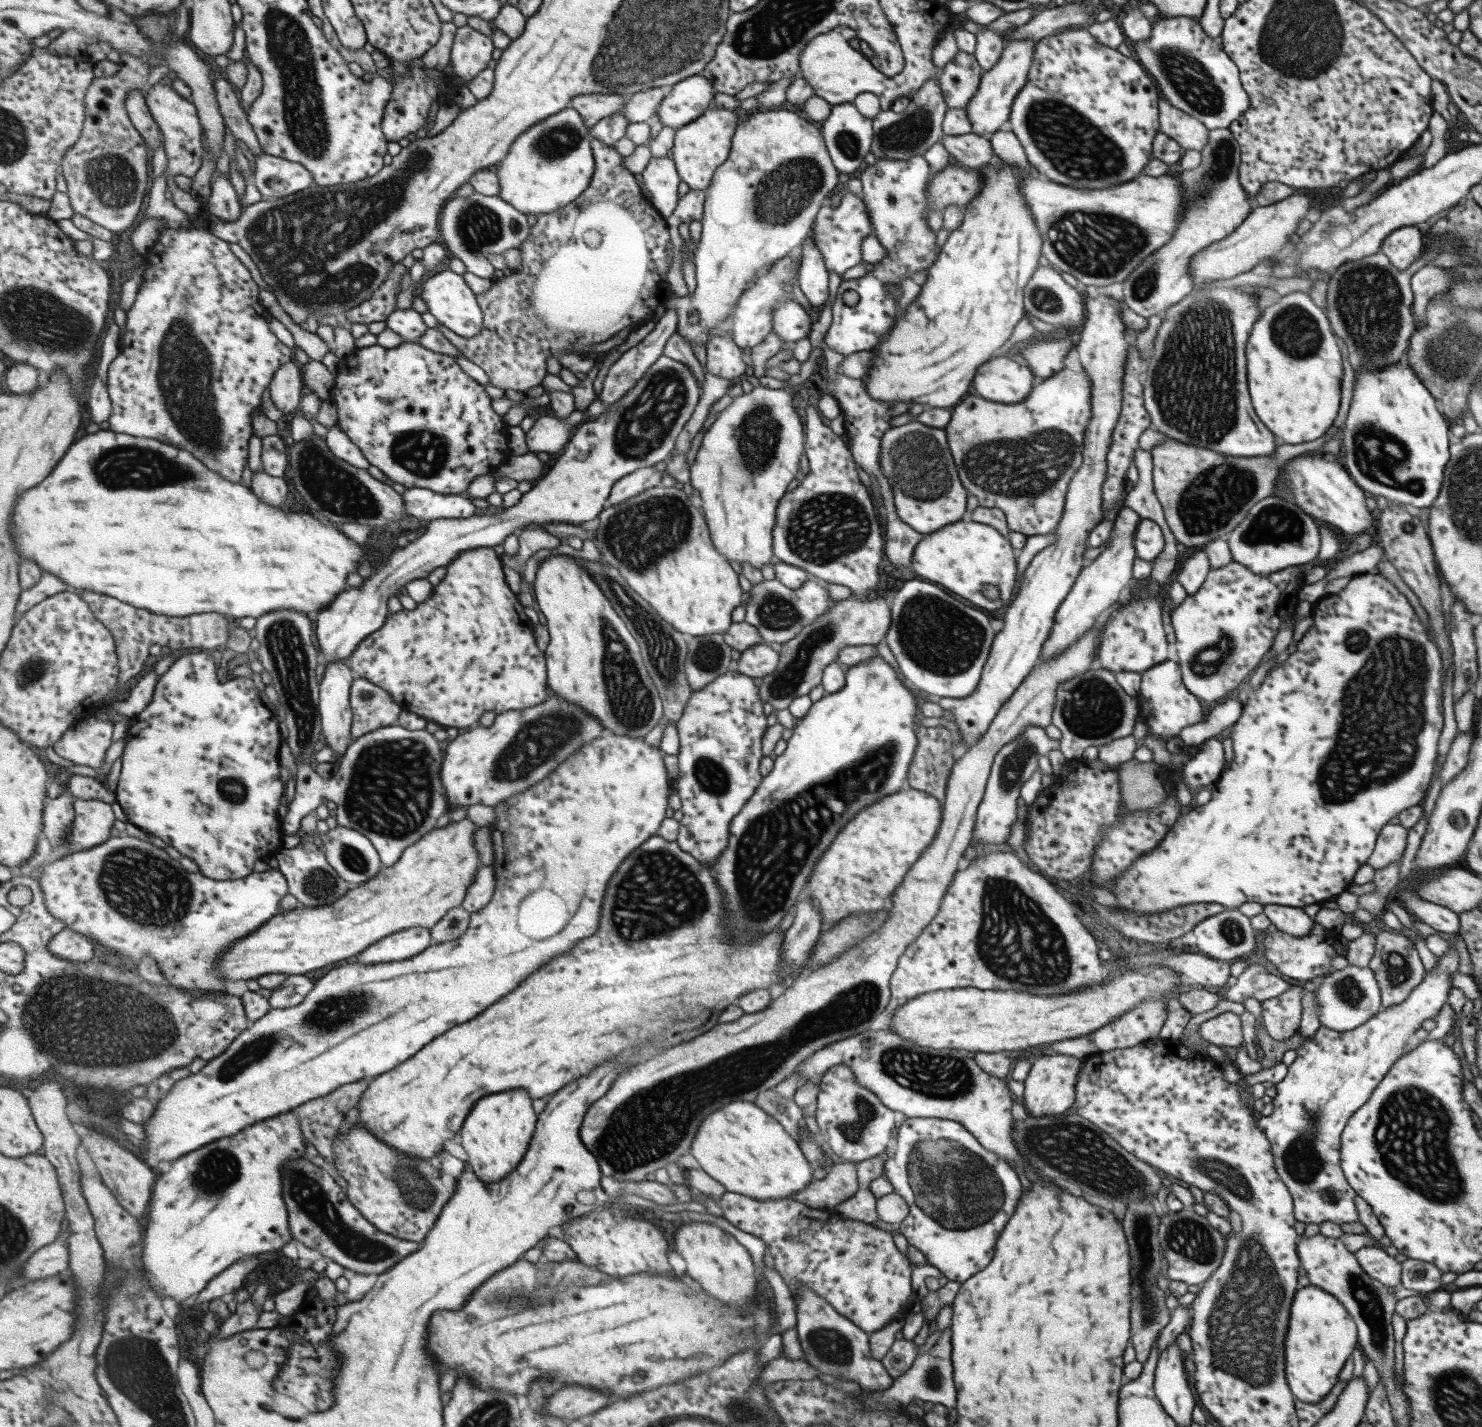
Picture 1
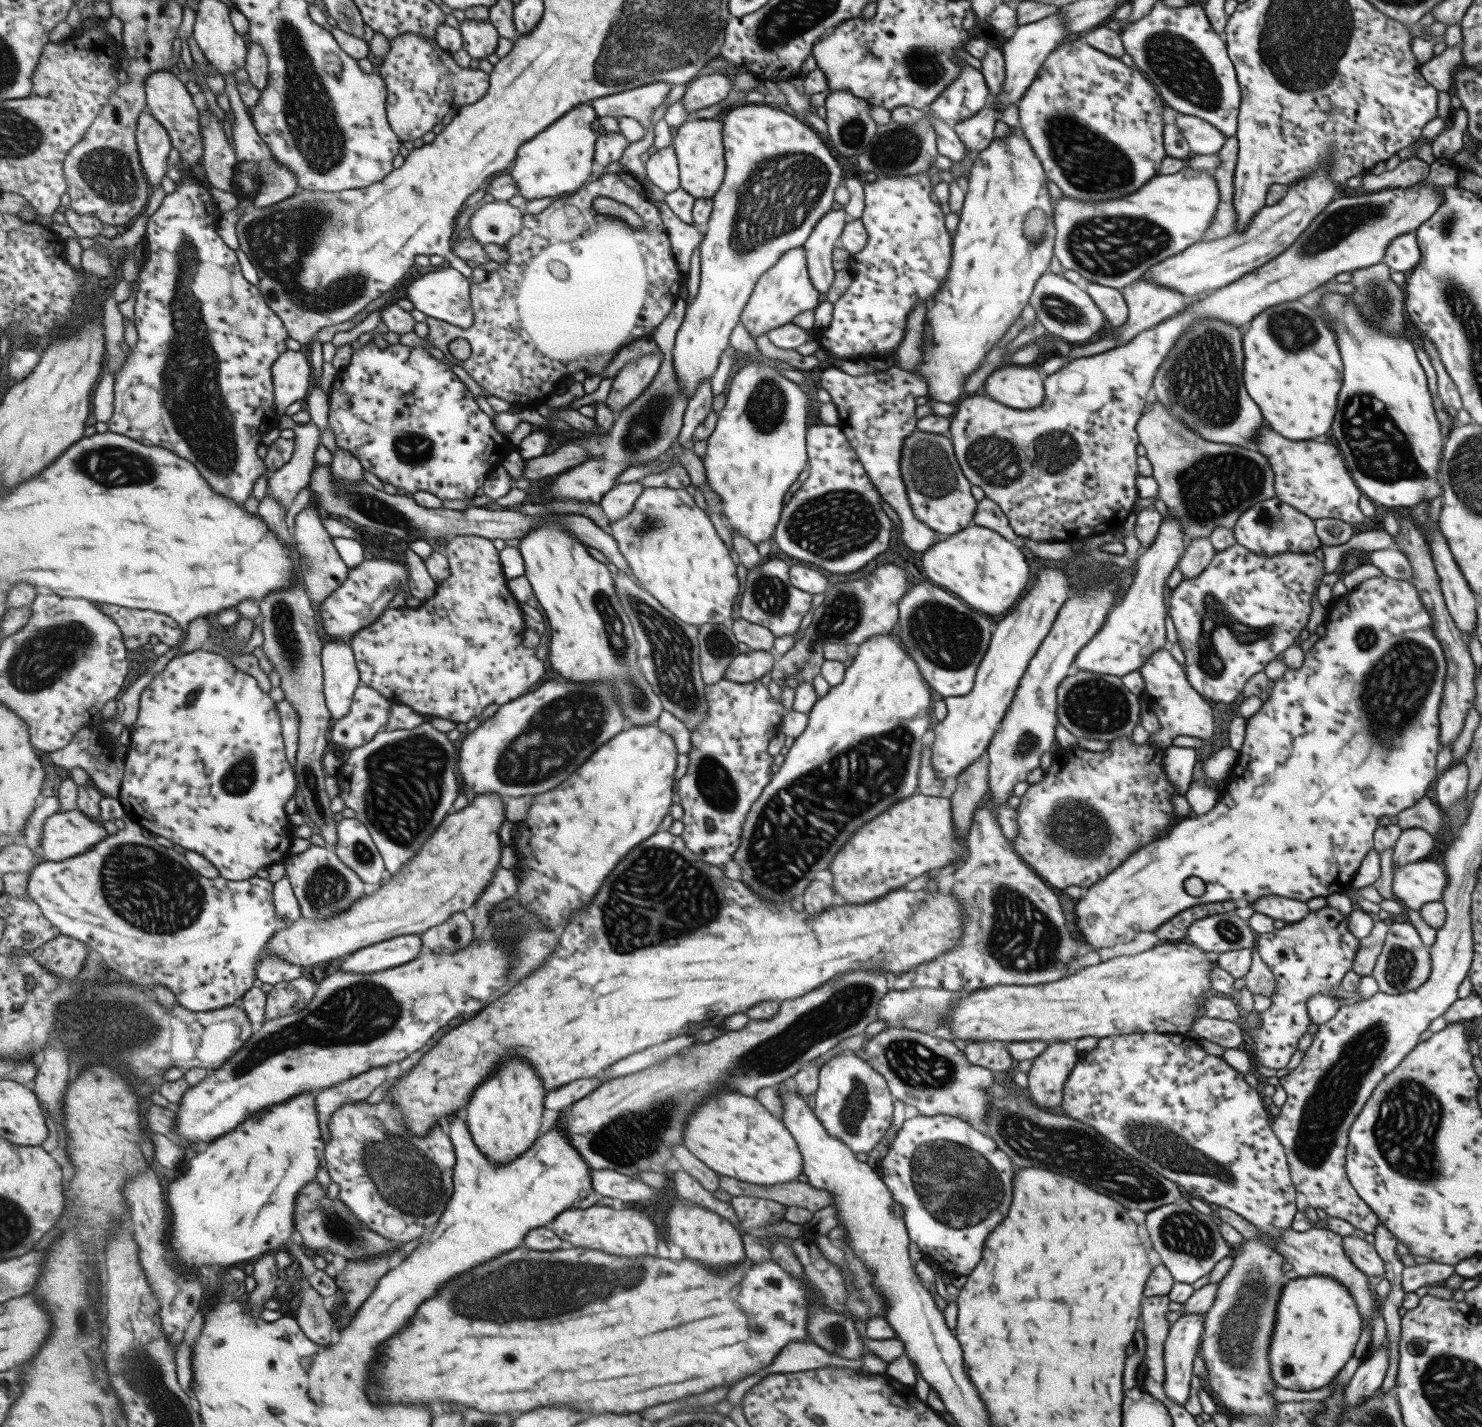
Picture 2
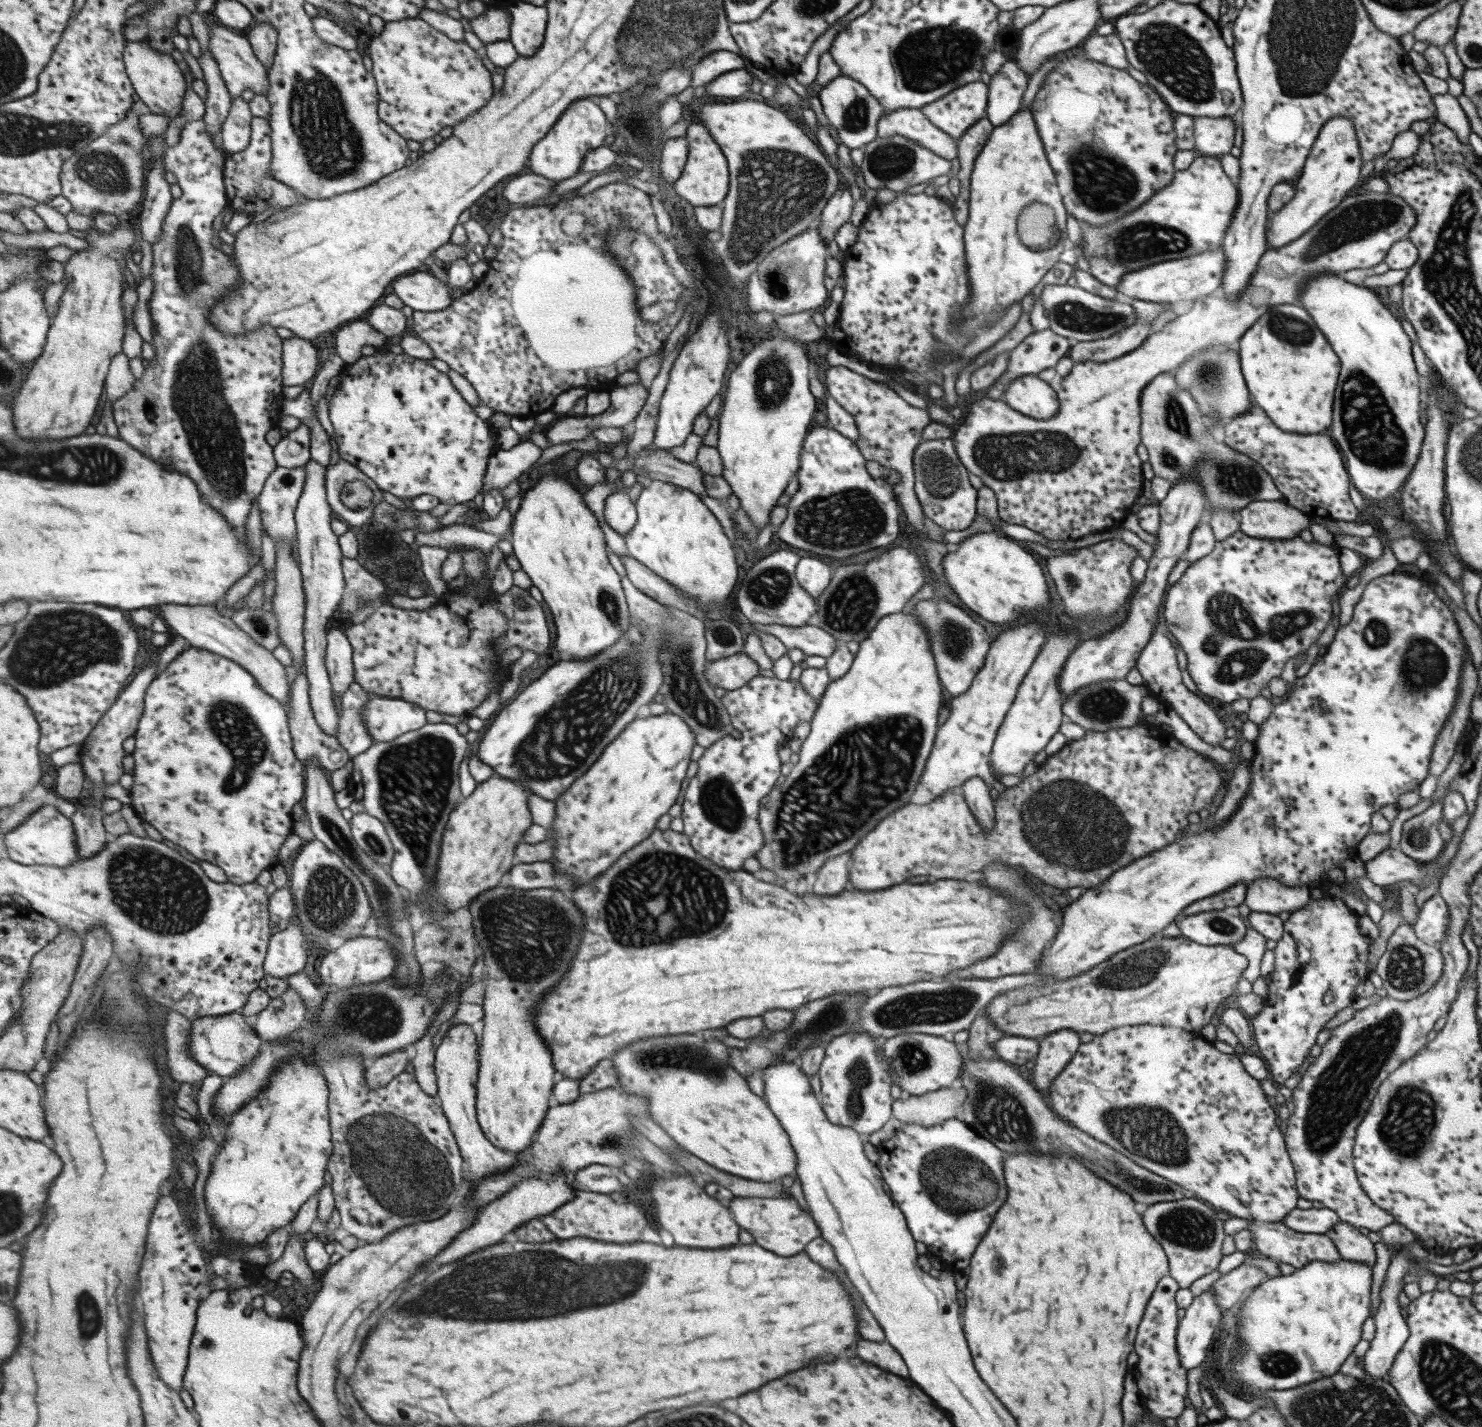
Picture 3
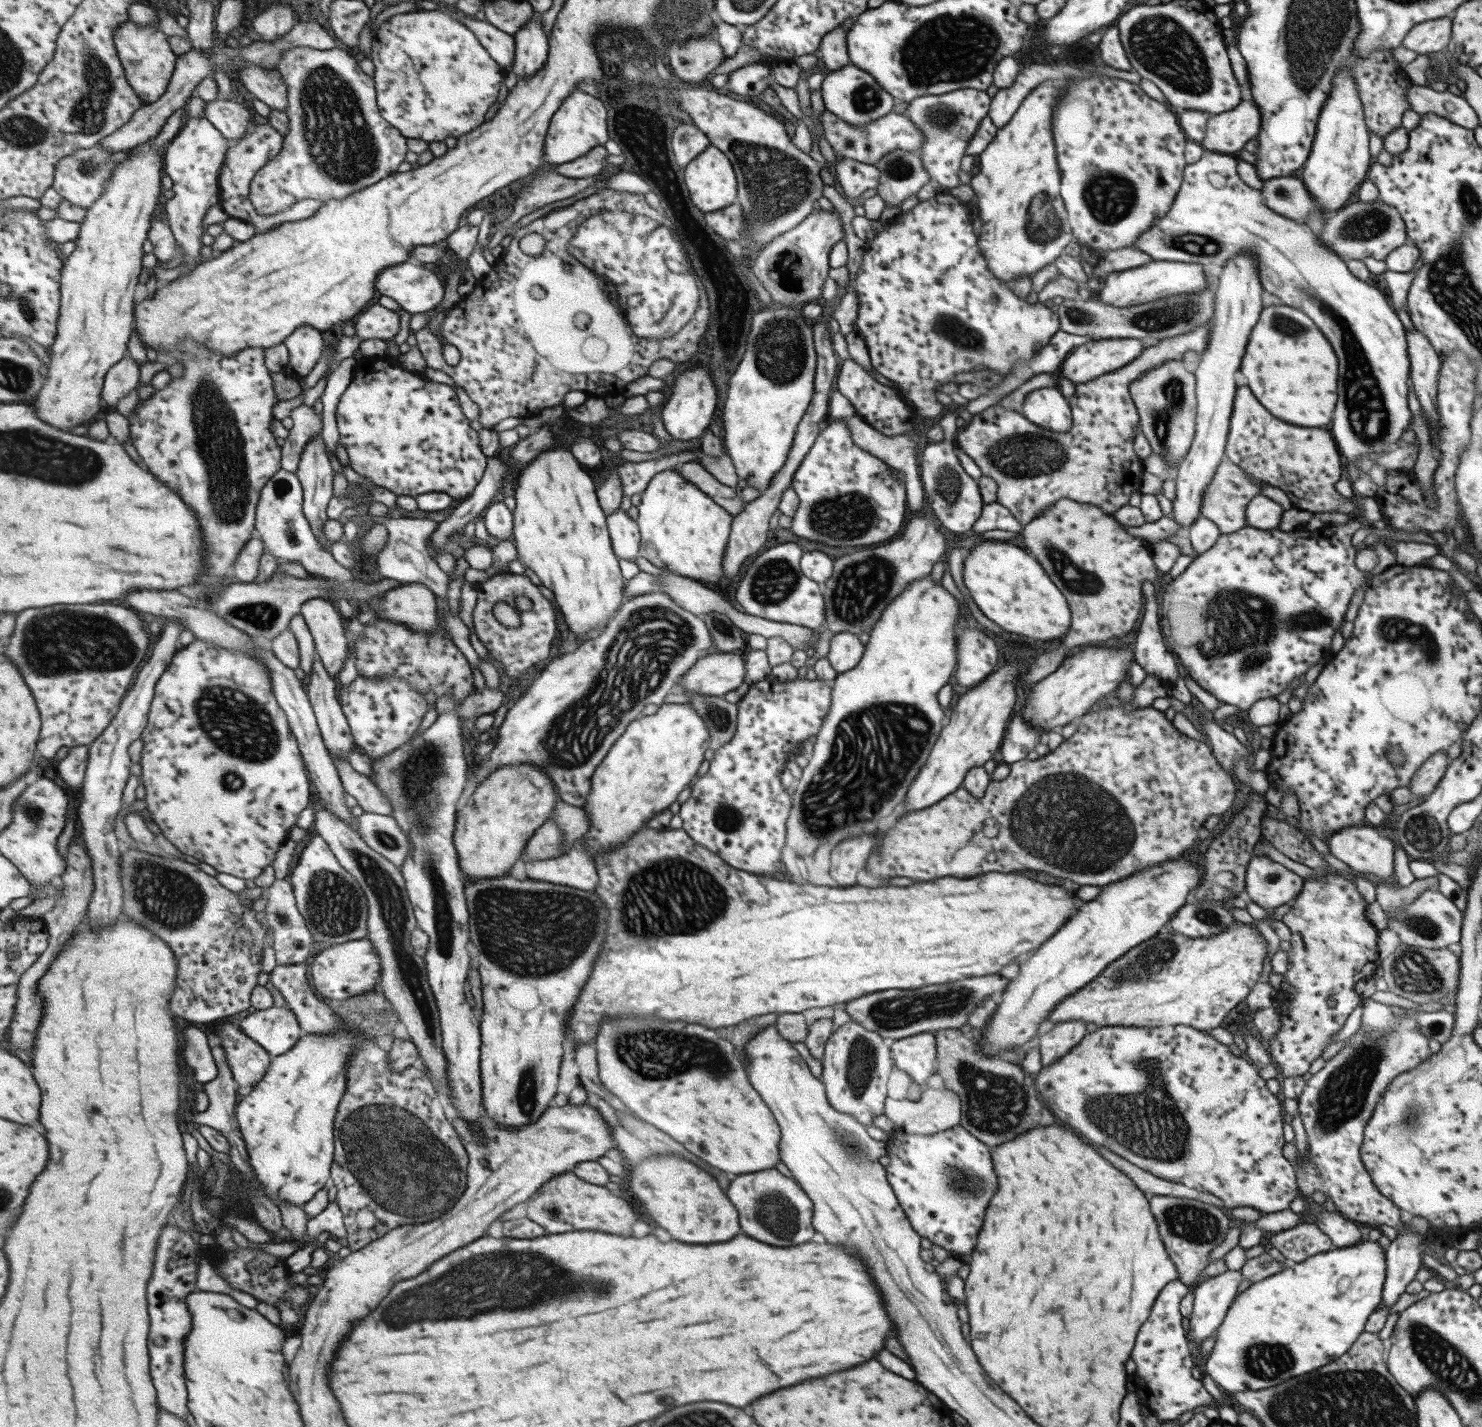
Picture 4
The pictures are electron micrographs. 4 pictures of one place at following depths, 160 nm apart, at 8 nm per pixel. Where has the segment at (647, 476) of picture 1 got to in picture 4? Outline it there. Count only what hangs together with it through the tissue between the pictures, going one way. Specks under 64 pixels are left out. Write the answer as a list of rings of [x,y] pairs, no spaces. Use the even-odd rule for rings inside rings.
[[[619,509],[608,516],[608,527],[616,555],[625,560],[638,560],[642,549],[642,534],[638,522],[627,511]]]

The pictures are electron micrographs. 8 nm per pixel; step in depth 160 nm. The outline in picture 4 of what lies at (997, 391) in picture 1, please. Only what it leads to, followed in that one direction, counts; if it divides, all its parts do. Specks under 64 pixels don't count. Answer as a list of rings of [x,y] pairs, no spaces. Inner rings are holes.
[[[1057,387],[1027,393],[1020,412],[1030,424],[1050,432],[1067,432],[1071,426],[1070,406]]]

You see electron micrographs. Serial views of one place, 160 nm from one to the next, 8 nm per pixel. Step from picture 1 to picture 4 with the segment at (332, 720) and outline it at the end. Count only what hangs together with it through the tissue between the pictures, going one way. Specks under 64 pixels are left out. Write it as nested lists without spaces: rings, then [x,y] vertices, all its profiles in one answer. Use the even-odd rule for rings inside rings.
[[[312,598],[302,604],[301,613],[305,618],[310,632],[315,640],[316,650],[321,657],[321,661],[325,664],[325,668],[329,671],[331,676],[337,677],[343,670],[349,658],[349,638],[347,629],[345,629],[345,622],[341,618],[341,614],[337,610],[335,601],[324,600],[323,598]]]

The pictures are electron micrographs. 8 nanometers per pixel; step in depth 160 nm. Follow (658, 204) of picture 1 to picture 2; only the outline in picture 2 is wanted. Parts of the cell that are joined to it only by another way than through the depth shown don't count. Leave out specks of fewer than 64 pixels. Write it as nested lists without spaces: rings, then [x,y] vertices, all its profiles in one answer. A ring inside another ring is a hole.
[[[675,146],[659,149],[645,164],[647,177],[663,192],[675,192],[678,187],[677,152]]]

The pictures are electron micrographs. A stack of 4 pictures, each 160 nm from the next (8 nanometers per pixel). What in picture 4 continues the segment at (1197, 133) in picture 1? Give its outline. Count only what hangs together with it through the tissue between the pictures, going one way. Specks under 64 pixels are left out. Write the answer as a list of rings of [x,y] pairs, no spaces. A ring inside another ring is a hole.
[[[1245,95],[1231,110],[1208,117],[1199,146],[1204,151],[1237,154],[1247,141],[1258,136],[1259,118],[1253,99]]]

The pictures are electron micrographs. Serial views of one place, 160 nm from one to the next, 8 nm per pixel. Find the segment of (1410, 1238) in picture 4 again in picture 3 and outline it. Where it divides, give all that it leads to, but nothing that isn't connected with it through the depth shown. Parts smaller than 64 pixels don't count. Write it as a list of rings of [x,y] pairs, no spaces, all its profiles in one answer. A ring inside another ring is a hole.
[[[1398,1252],[1390,1256],[1384,1280],[1380,1285],[1379,1305],[1377,1309],[1373,1310],[1371,1315],[1374,1319],[1375,1333],[1373,1339],[1370,1341],[1369,1348],[1362,1357],[1362,1365],[1364,1366],[1365,1374],[1369,1378],[1375,1378],[1375,1380],[1379,1380],[1383,1375],[1388,1374],[1395,1354],[1397,1354],[1397,1351],[1408,1337],[1408,1328],[1405,1319],[1399,1313],[1400,1306],[1397,1303],[1397,1296],[1402,1291],[1402,1286],[1404,1285],[1403,1276],[1408,1274],[1407,1266],[1409,1266],[1409,1262],[1412,1262],[1412,1257],[1408,1254],[1404,1255]]]

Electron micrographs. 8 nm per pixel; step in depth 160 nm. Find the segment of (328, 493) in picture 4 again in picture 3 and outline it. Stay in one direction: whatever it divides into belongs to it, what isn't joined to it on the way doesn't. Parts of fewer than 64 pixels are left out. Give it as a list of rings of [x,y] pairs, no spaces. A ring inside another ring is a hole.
[[[311,459],[306,465],[306,481],[302,497],[298,500],[296,521],[298,530],[299,564],[304,576],[306,592],[306,620],[304,624],[306,649],[306,675],[310,683],[310,703],[319,726],[329,735],[335,737],[340,725],[338,700],[333,698],[333,686],[326,665],[328,632],[330,616],[335,616],[346,591],[343,559],[344,547],[340,536],[332,529],[333,515],[328,501],[327,473],[328,467]]]

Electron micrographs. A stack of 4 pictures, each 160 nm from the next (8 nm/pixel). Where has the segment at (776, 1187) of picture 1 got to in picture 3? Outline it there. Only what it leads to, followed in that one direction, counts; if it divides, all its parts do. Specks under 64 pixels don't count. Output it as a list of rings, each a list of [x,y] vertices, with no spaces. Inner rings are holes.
[[[677,1034],[677,1036],[657,1036],[657,1038],[647,1038],[647,1040],[639,1040],[639,1042],[633,1042],[629,1044],[627,1048],[619,1050],[613,1058],[615,1062],[614,1066],[617,1070],[618,1083],[620,1086],[630,1092],[630,1094],[636,1094],[637,1097],[647,1097],[649,1099],[649,1111],[651,1111],[651,1118],[657,1122],[663,1129],[673,1136],[677,1140],[677,1144],[687,1150],[689,1154],[701,1158],[703,1162],[707,1162],[709,1166],[717,1168],[717,1170],[723,1170],[723,1172],[731,1172],[733,1176],[737,1176],[742,1179],[769,1183],[779,1182],[783,1176],[795,1176],[795,1156],[793,1149],[788,1141],[788,1136],[785,1134],[775,1116],[769,1111],[764,1100],[761,1100],[759,1096],[753,1094],[752,1090],[749,1090],[746,1080],[730,1065],[730,1056],[728,1055],[728,1049],[717,1039],[703,1039],[697,1034]]]

